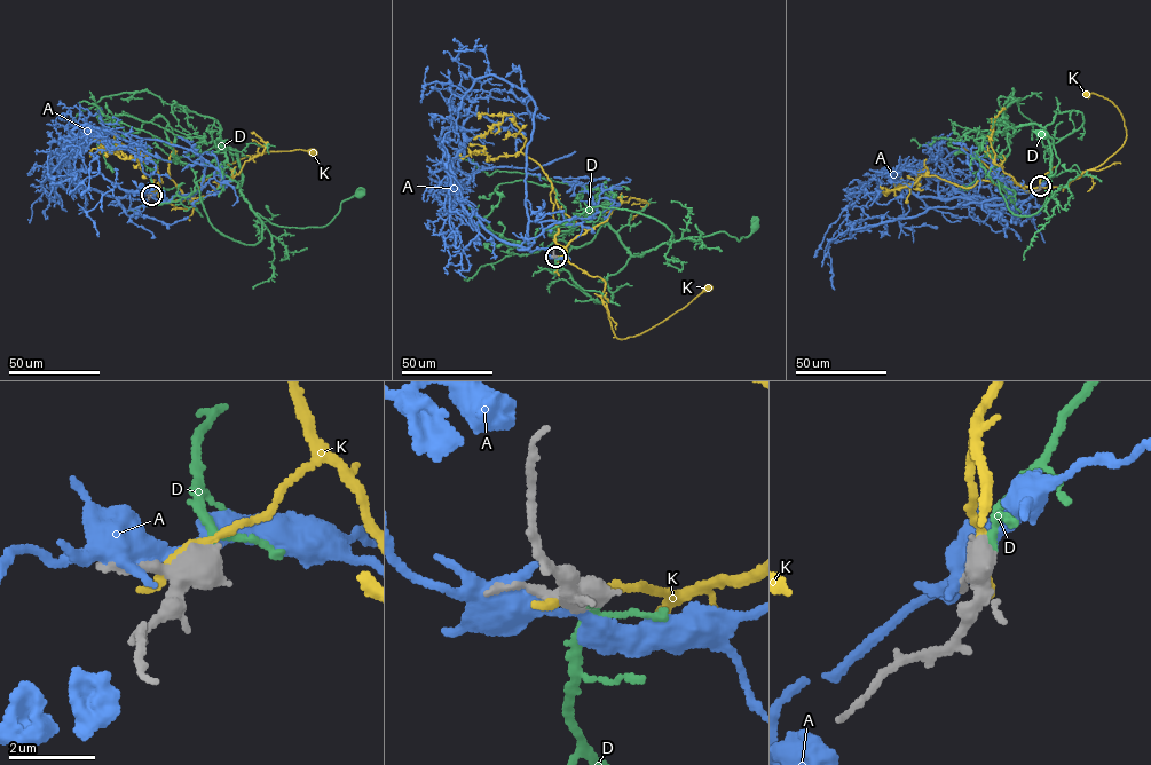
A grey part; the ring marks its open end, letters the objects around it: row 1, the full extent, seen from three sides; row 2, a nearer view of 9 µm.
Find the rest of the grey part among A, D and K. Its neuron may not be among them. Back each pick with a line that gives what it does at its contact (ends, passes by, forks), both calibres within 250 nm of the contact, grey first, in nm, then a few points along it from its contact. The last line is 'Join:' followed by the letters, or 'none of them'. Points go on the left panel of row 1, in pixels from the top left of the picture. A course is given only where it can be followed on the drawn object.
D: it passes by; 420 nm thick on the grey side, 160 nm on the other; it runs (150, 195), (159, 159), (203, 154), (214, 140), (237, 157), (250, 207), (274, 223), (326, 226), (357, 192)
Join: D

